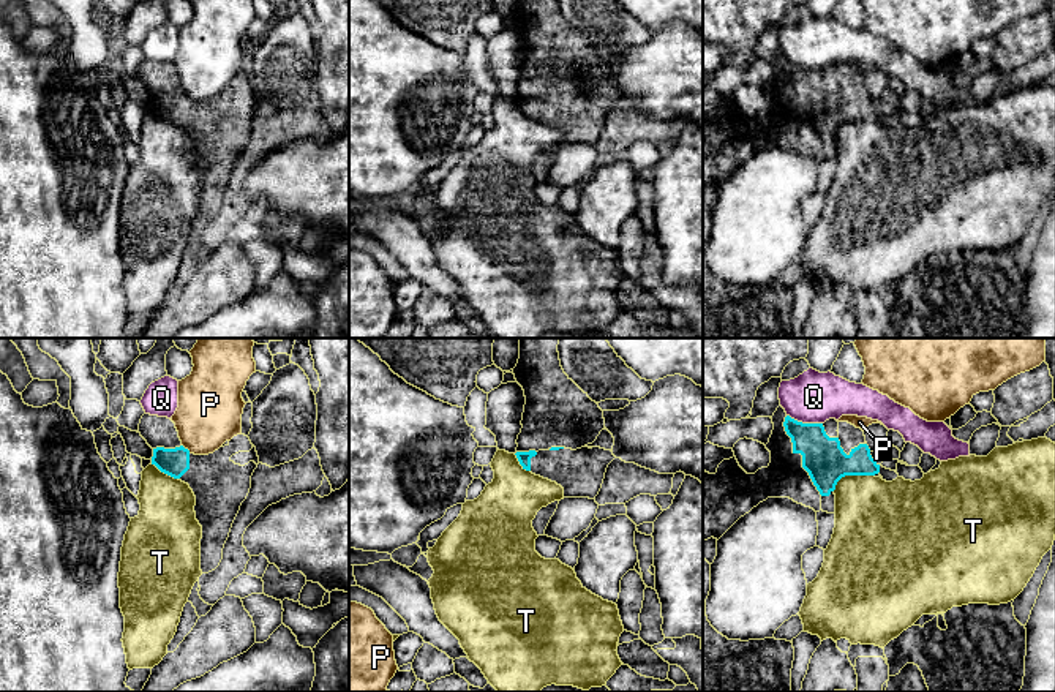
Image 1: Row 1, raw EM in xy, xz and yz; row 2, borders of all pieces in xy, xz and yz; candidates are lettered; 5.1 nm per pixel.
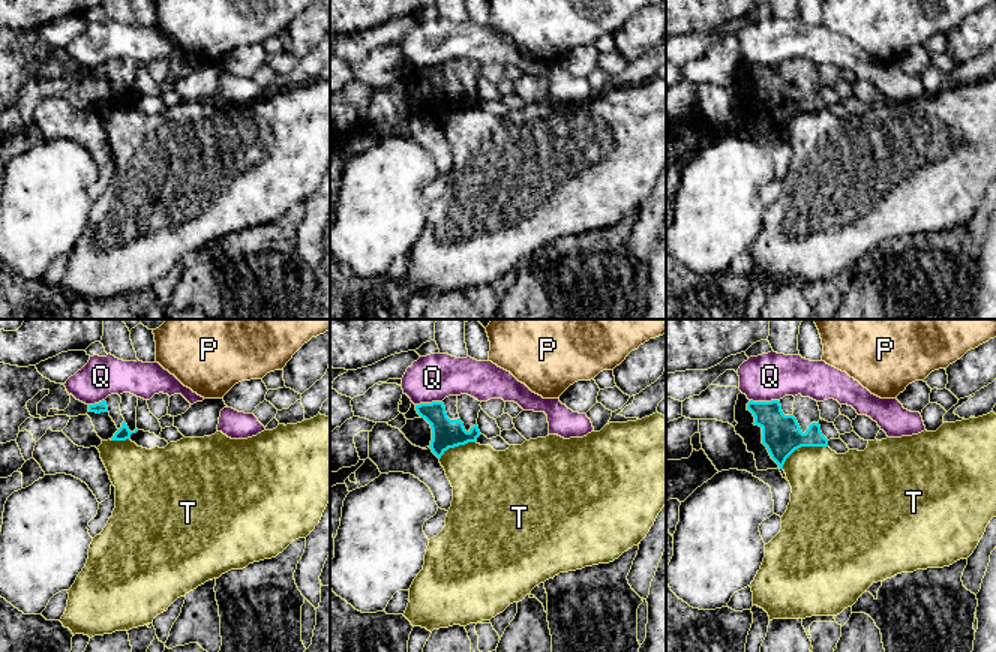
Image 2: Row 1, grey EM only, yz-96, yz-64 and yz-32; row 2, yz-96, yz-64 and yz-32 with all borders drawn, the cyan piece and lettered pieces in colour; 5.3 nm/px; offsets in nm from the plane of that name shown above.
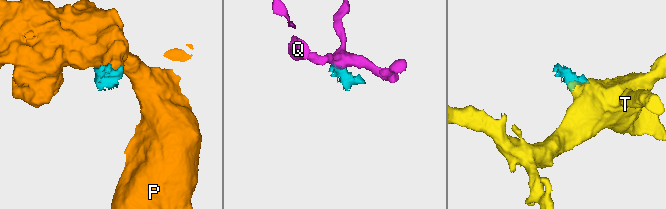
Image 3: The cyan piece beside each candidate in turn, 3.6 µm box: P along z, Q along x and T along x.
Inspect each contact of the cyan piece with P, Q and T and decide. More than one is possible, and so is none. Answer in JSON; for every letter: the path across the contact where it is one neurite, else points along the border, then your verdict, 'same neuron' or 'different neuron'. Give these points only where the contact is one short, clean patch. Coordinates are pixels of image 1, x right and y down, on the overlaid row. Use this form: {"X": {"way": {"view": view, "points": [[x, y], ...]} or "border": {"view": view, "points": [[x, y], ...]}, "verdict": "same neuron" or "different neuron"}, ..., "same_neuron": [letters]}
{"P": {"border": {"view": "xy", "points": [[182, 444], [190, 452]]}, "verdict": "different neuron"}, "Q": {"border": {"view": "yz", "points": [[787, 414], [803, 422], [822, 424]]}, "verdict": "different neuron"}, "T": {"border": {"view": "yz", "points": [[874, 474], [845, 474], [833, 490]]}, "verdict": "different neuron"}, "same_neuron": []}

